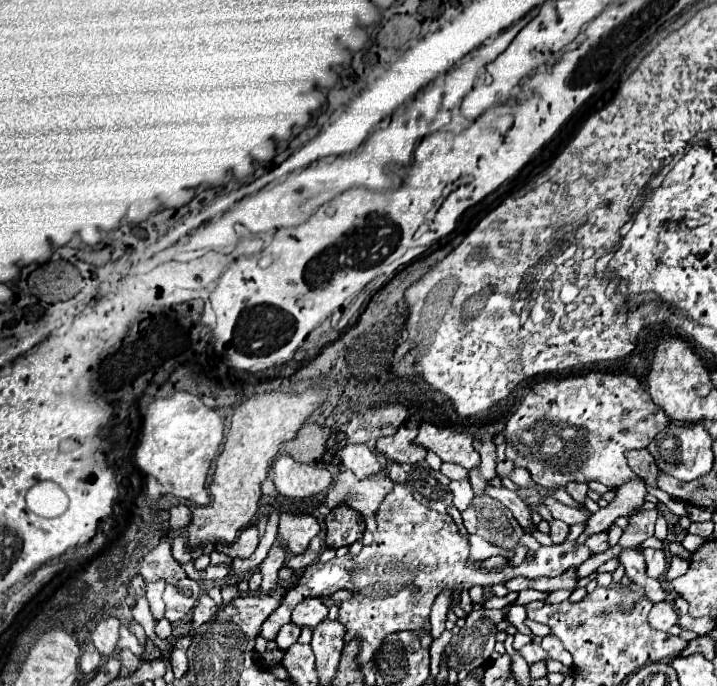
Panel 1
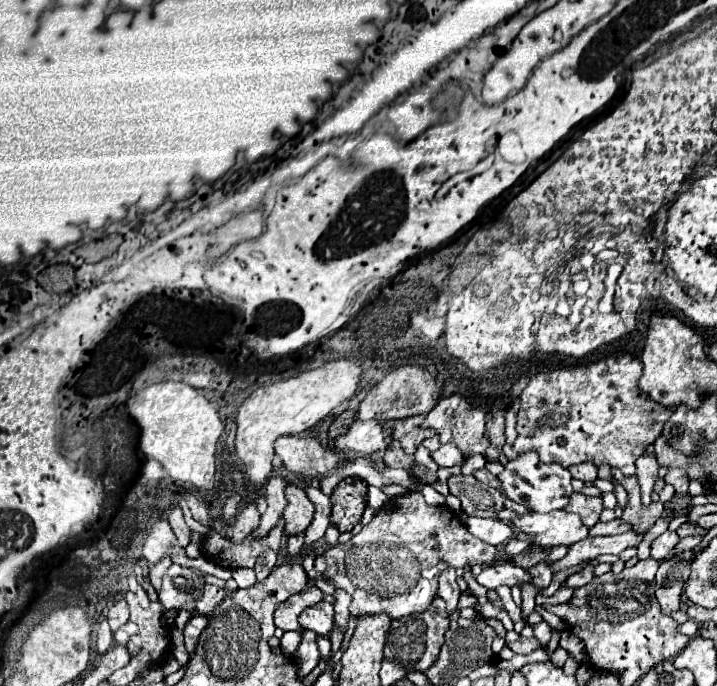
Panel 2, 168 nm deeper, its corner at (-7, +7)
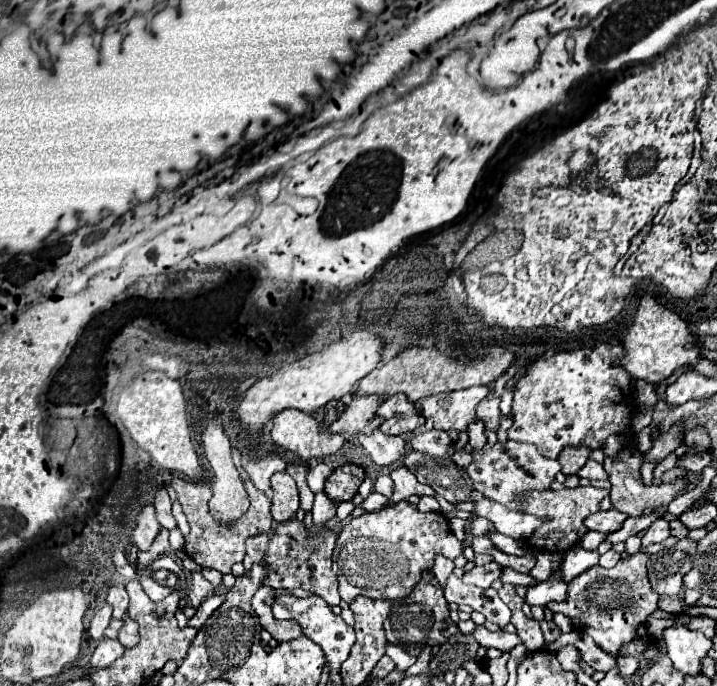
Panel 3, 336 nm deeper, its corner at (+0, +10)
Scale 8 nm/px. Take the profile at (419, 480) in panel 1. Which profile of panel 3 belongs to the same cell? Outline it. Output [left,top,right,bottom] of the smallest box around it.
[359,429,407,465]

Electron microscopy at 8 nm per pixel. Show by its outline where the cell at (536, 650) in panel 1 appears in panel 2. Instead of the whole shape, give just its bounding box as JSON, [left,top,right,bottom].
[506,638,540,654]

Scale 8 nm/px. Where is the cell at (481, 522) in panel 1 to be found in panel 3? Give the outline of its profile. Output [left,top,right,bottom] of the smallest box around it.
[403,451,471,505]

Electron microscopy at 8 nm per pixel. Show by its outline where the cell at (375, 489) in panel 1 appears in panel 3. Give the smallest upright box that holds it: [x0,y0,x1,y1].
[307,463,331,493]

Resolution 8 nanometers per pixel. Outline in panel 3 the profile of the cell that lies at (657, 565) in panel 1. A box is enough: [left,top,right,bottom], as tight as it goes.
[643,517,671,549]

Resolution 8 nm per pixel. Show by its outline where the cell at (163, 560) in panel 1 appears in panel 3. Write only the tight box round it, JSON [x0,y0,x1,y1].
[133,505,161,551]

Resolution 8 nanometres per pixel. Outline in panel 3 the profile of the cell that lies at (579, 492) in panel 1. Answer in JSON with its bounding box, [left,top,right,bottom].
[559,445,591,475]

